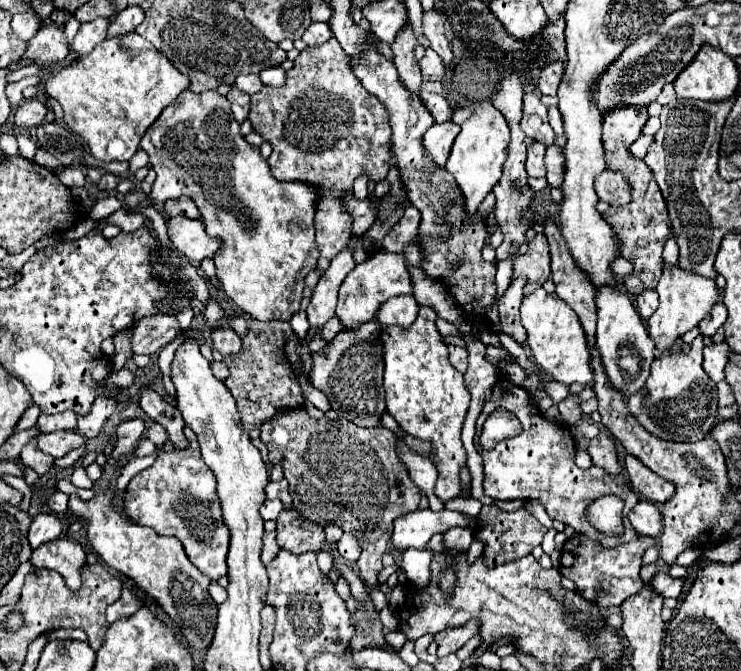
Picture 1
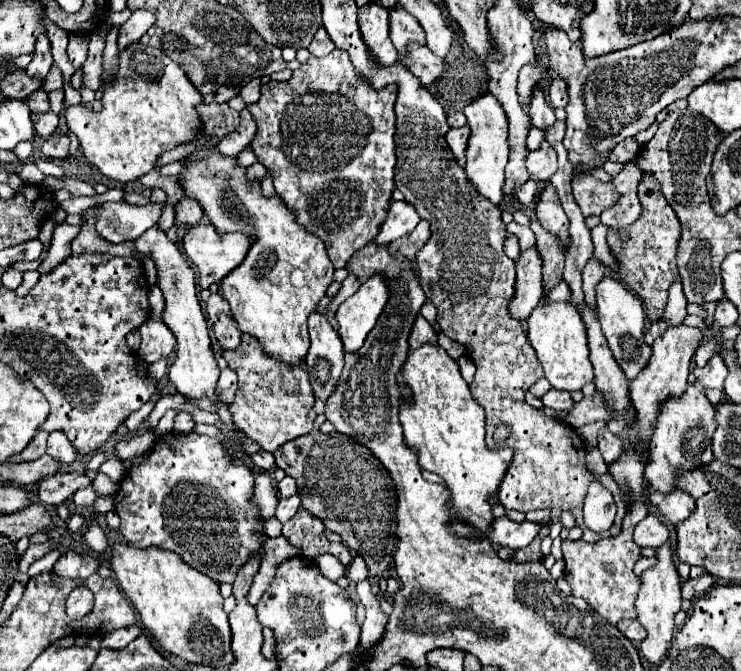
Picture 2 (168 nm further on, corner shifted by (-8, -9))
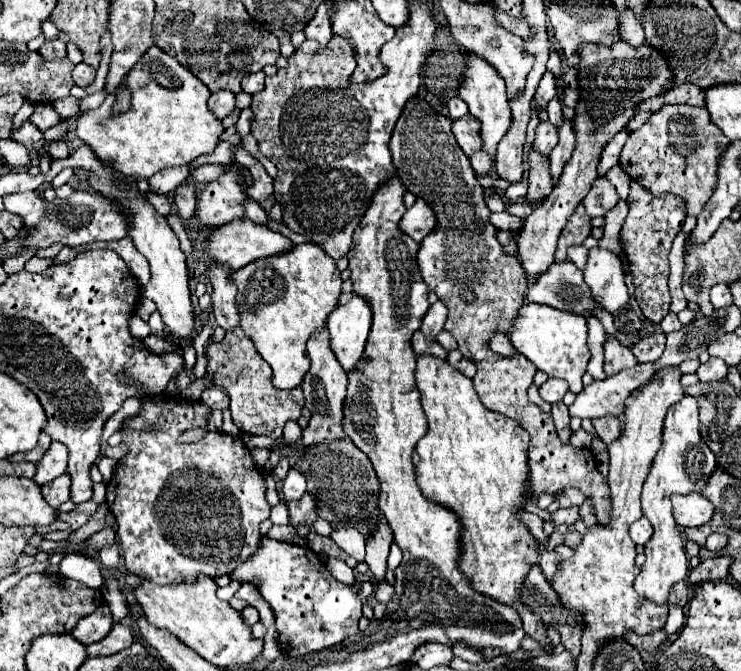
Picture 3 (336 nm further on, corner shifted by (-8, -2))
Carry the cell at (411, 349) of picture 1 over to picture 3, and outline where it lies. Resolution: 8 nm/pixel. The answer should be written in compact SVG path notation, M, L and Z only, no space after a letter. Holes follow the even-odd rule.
M418 356L416 384L420 390L424 414L428 418L428 432L416 444L416 452L420 456L420 464L416 466L416 482L428 500L452 510L462 524L458 568L464 576L468 576L470 586L476 592L516 608L526 634L540 642L546 654L552 654L554 646L550 644L550 638L546 634L544 620L538 614L534 614L526 604L518 602L526 580L524 576L528 576L528 570L540 562L536 538L532 536L528 526L518 518L518 512L526 510L526 504L532 500L532 492L528 488L528 432L508 416L484 408L484 404L480 404L474 392L472 380L456 372L446 360L434 356Z

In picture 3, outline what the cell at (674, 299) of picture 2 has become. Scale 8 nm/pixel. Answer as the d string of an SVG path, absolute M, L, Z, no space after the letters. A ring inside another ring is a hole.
M670 312L670 314L660 322L660 326L662 326L664 334L670 334L670 332L674 332L674 330L680 330L680 328L682 328L682 324L680 324L678 316L676 316L676 314L672 314L672 312Z

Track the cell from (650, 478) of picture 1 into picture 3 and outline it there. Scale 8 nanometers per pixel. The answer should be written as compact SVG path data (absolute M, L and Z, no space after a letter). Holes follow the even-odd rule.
M702 494L672 496L672 506L674 506L674 518L682 528L698 528L710 522L714 514L714 506Z

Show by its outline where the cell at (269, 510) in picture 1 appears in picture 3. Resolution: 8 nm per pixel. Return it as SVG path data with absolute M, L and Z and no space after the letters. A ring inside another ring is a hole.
M290 468L288 476L284 478L284 500L296 500L306 492L306 478L298 468Z

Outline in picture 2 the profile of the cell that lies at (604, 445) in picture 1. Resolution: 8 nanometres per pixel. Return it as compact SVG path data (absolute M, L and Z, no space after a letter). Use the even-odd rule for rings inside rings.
M602 429L598 433L598 449L606 461L606 465L612 465L614 461L620 459L620 455L624 453L624 445L622 445L622 439L612 435L608 429Z

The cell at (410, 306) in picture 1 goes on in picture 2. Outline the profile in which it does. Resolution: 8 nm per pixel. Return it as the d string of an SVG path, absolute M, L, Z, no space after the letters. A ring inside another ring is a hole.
M418 315L414 321L414 327L410 331L410 337L408 337L408 345L410 345L410 349L418 349L422 343L428 343L428 341L436 343L436 331L422 315Z

